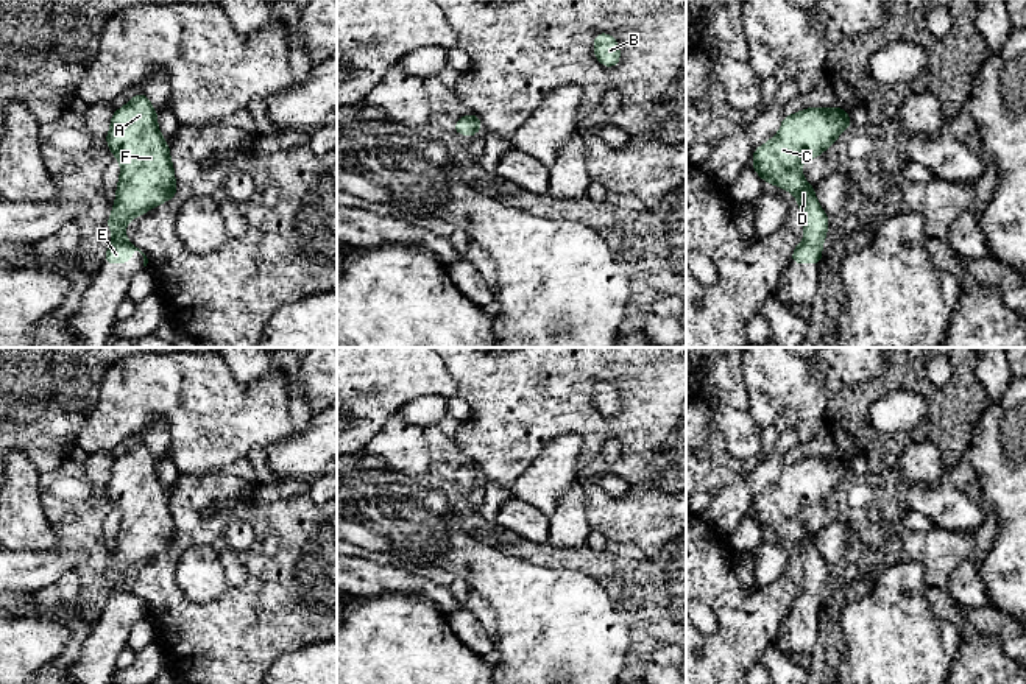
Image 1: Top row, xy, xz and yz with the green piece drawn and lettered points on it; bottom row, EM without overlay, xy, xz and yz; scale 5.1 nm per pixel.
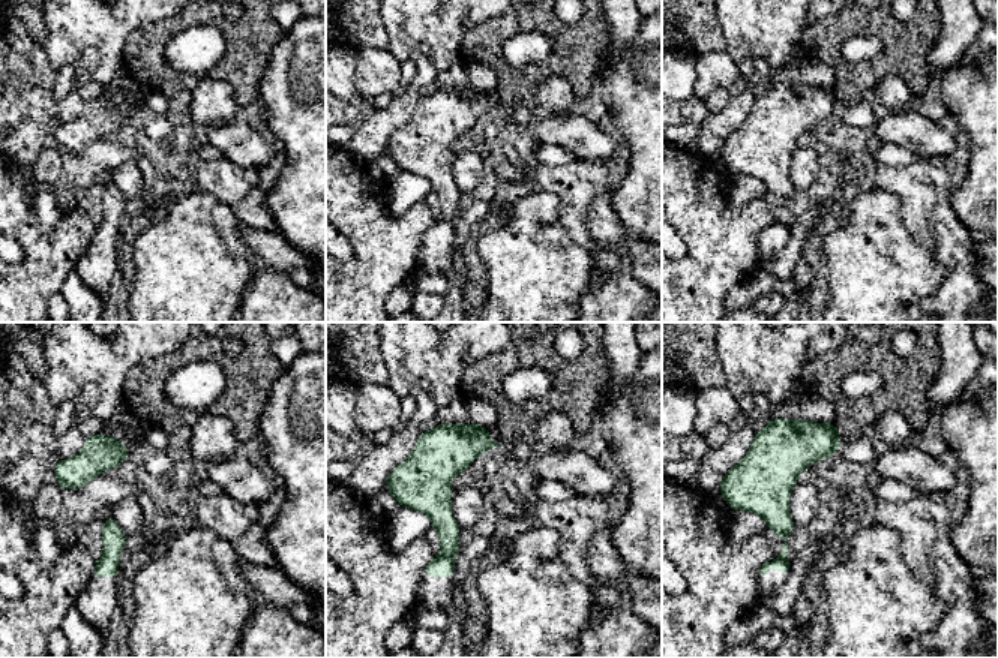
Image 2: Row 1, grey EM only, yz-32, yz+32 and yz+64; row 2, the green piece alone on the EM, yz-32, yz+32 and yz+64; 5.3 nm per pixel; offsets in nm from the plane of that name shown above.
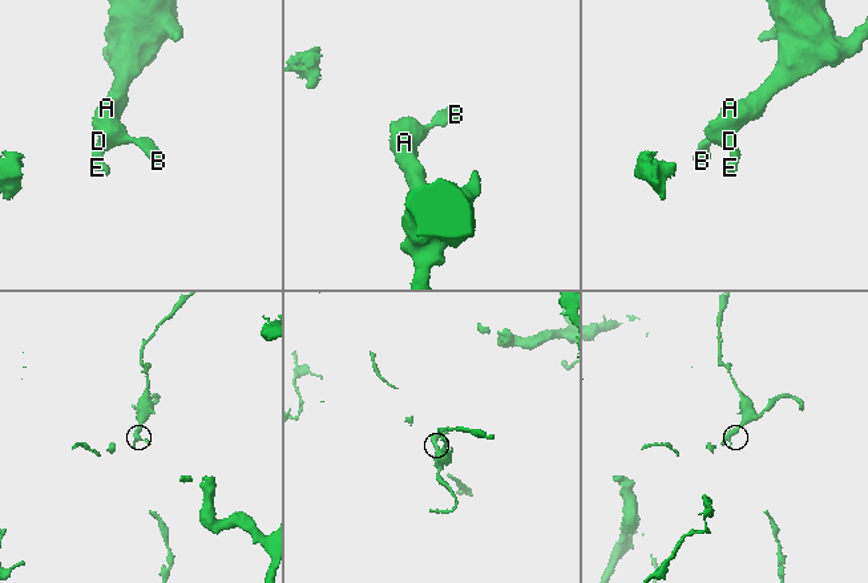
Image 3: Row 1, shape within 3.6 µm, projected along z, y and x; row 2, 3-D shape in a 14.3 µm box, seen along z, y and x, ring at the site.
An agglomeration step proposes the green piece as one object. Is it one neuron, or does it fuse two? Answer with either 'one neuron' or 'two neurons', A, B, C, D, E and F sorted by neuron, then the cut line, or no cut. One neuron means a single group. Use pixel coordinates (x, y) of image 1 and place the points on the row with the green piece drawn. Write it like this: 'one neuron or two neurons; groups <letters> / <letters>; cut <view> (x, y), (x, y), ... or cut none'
one neuron; groups A B C D E F; cut none

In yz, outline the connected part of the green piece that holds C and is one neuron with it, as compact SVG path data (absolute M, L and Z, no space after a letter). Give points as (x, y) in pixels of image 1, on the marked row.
M806 108L784 115L777 136L752 156L753 170L762 181L789 190L798 201L805 237L792 252L794 263L822 263L822 246L830 227L814 187L803 178L801 165L806 159L819 157L851 125L844 108Z

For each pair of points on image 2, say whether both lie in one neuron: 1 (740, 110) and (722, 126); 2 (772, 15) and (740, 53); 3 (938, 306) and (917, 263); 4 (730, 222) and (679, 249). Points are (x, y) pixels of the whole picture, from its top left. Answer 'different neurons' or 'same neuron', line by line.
1: same neuron
2: same neuron
3: different neurons
4: different neurons

